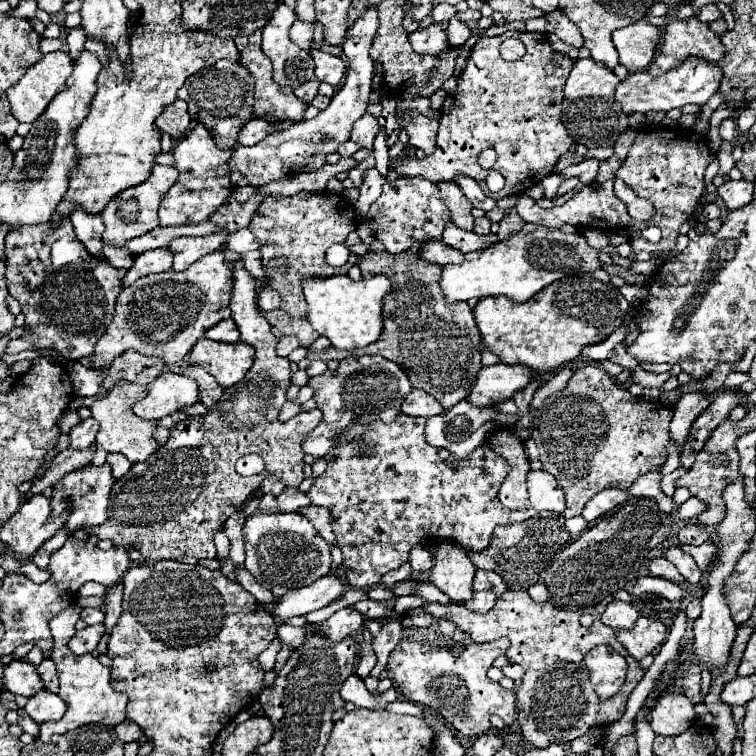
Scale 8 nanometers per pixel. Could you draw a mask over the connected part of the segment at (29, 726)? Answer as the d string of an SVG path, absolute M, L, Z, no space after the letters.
M23 708L19 710L19 724L24 733L31 735L34 738L37 737L39 725L23 712Z

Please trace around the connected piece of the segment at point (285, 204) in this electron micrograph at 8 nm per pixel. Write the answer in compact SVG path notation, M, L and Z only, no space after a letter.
M299 192L295 196L267 196L253 214L249 230L259 240L261 262L267 276L267 286L275 288L281 296L281 308L295 318L305 318L307 304L303 302L301 280L307 276L335 276L347 274L347 270L357 262L351 254L343 268L333 268L325 262L325 252L331 244L343 244L347 234L353 232L355 212L351 204L341 194L309 194Z

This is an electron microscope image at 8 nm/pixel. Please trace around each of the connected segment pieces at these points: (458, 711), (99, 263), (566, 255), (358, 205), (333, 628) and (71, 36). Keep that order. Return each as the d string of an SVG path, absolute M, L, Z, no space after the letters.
M421 608L407 612L401 626L401 640L389 656L389 672L407 700L433 708L463 736L485 734L491 726L489 718L493 714L501 716L503 722L515 722L515 692L503 690L497 682L487 678L487 668L491 668L493 660L509 648L508 638L473 642L463 630L455 628L453 622L433 618Z
M61 218L57 224L35 224L11 230L5 238L7 252L7 286L9 294L19 300L25 314L23 334L15 340L9 340L5 354L19 354L21 350L39 350L39 348L57 348L59 354L67 360L79 360L93 352L99 336L103 336L105 328L111 324L113 308L119 292L123 290L121 278L127 270L113 268L107 258L89 256L87 248L77 240L71 220Z
M523 228L505 244L493 244L479 252L469 252L459 266L445 266L441 276L441 290L447 300L459 302L469 298L507 296L515 302L527 302L533 294L565 276L601 270L599 248L591 248L587 238L579 232L565 234L559 228Z
M377 168L363 170L363 186L359 188L359 198L353 206L356 214L363 218L367 216L369 204L373 204L379 198L383 182L385 178L379 174Z
M343 608L339 612L335 612L329 620L321 622L321 624L313 624L317 628L317 632L329 636L331 640L339 642L343 640L347 634L351 634L353 630L363 626L363 614L357 612L355 608Z
M66 28L67 46L69 46L69 54L73 56L73 62L77 62L77 58L81 56L81 52L85 50L85 42L87 42L87 34L81 28Z

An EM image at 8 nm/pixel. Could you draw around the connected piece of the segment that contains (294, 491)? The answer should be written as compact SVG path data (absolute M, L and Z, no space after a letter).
M285 488L279 496L277 496L277 508L279 512L295 512L303 506L309 506L309 498L307 494L303 494L299 488Z

